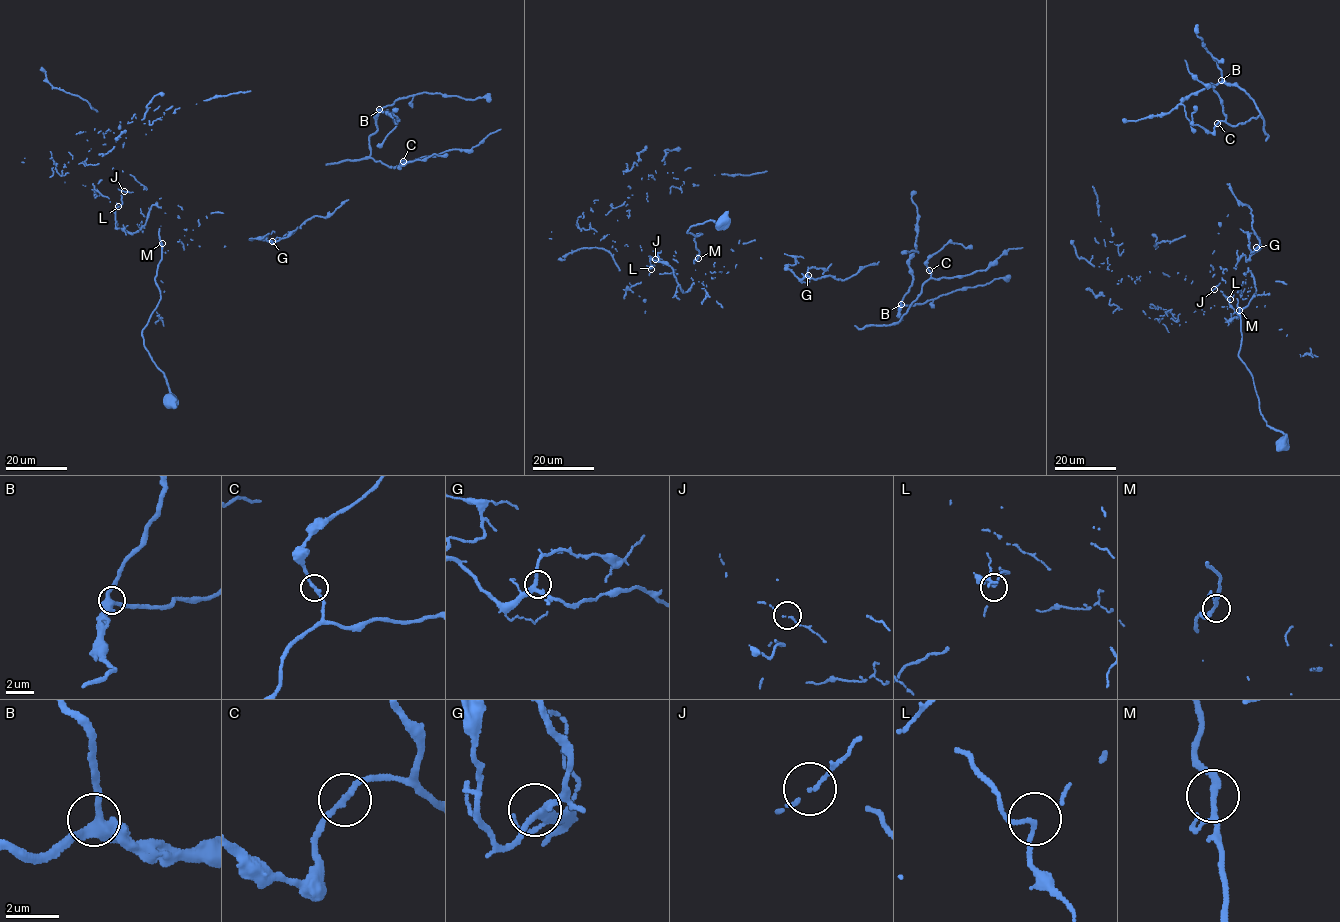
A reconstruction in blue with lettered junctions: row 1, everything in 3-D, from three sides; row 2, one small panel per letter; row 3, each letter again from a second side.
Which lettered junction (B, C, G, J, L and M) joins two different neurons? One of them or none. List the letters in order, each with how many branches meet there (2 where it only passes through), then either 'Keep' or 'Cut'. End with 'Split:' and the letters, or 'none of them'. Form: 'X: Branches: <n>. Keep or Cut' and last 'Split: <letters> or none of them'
B: Branches: 3. Keep
C: Branches: 2. Keep
G: Branches: 3. Keep
J: Branches: 2. Keep
L: Branches: 2. Keep
M: Branches: 3. Keep
Split: none of them

